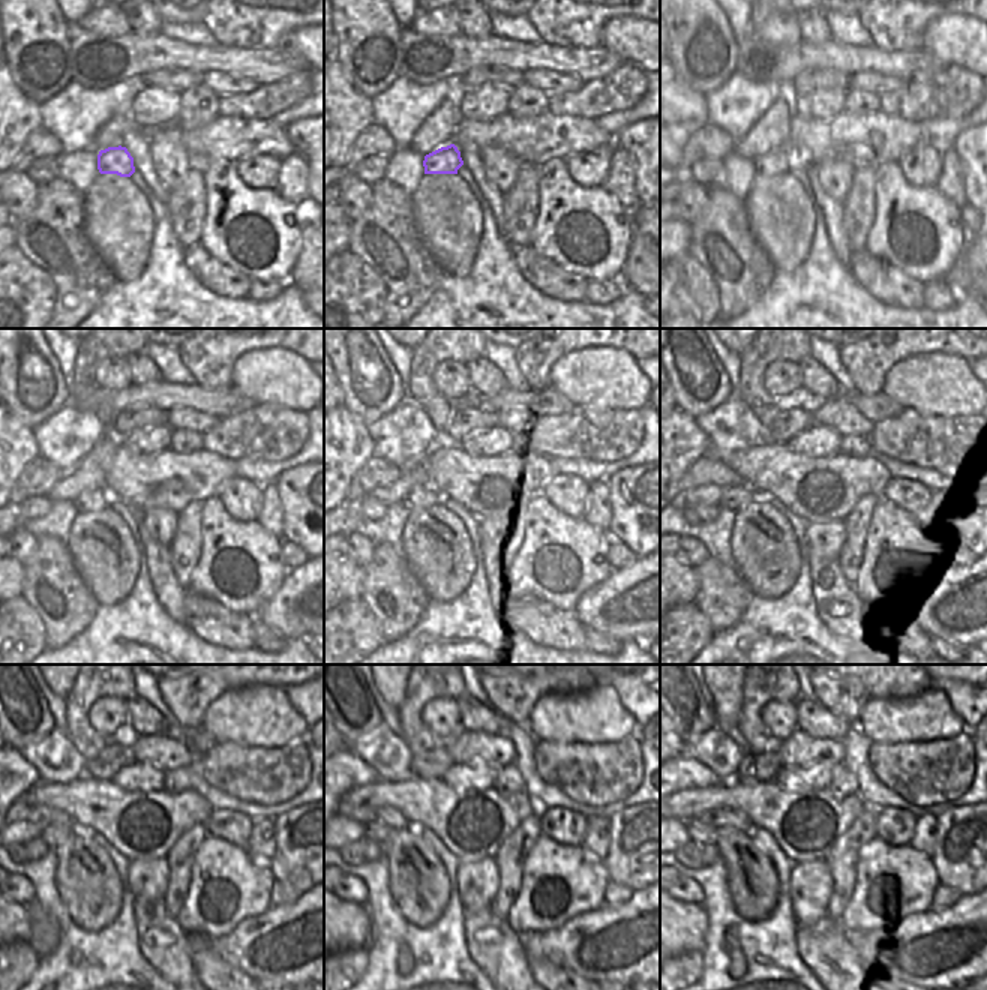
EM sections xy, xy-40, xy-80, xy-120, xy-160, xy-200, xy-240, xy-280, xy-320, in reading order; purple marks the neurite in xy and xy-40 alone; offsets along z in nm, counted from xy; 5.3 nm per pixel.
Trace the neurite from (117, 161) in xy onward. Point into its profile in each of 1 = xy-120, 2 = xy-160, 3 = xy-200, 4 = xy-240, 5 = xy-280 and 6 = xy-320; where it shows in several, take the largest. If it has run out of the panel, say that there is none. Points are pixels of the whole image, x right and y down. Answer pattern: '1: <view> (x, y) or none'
1: xy-120 (92, 500)
2: xy-160 (422, 497)
3: xy-200 (734, 497)
4: xy-240 (53, 834)
5: xy-280 (374, 831)
6: xy-320 (699, 833)

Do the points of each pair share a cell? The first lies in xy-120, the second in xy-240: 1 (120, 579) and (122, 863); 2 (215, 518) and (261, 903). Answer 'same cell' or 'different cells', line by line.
1: different cells
2: same cell

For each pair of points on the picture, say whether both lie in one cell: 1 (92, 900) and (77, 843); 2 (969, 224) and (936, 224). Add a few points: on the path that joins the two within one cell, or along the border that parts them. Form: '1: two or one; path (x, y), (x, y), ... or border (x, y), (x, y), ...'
1: one; path (92, 887), (92, 869), (83, 857)
2: two; border (957, 207), (968, 242)

